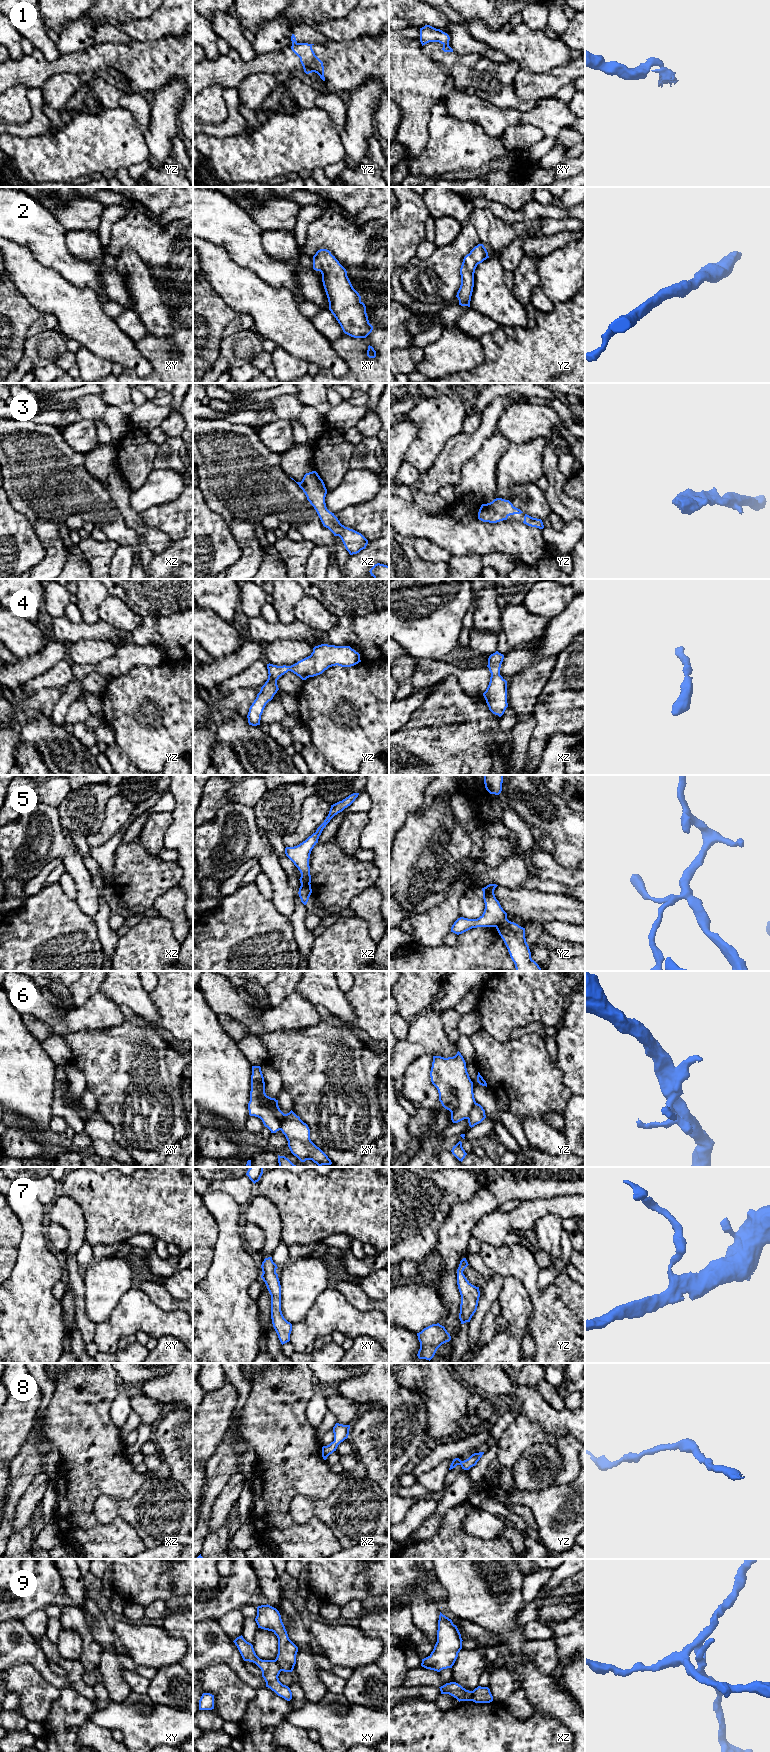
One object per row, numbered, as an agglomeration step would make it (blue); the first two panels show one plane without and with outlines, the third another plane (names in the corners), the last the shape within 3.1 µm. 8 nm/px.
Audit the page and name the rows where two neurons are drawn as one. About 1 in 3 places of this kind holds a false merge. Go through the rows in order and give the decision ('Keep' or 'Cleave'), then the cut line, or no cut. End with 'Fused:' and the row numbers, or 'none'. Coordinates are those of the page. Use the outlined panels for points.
1: Cleave. Split along xy (448, 43), (443, 45)
2: Keep. No split
3: Keep. No split
4: Keep. No split
5: Cleave. Split along yz (506, 918), (496, 927)
6: Cleave. Split along xy (262, 1081), (258, 1086), (259, 1100), (277, 1118), (280, 1129)
7: Keep. No split
8: Keep. No split
9: Cleave. Split along xy (274, 1660), (281, 1670)
Fused: 1, 5, 6, 9

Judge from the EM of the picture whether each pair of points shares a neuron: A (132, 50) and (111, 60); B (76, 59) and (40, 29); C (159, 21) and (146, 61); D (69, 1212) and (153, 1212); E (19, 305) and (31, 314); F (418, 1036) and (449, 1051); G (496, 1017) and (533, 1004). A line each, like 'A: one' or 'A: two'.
A: one
B: two
C: two
D: two
E: one
F: one
G: one

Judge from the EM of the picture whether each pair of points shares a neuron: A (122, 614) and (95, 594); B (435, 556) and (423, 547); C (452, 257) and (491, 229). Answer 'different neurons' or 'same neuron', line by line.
A: different neurons
B: same neuron
C: same neuron

